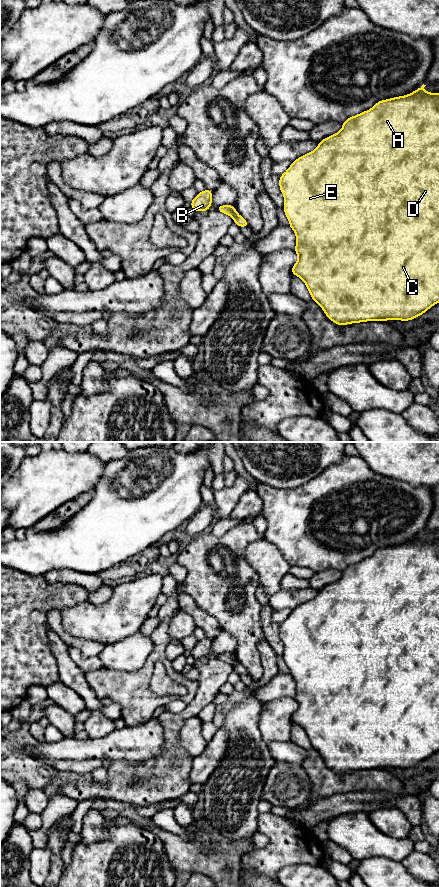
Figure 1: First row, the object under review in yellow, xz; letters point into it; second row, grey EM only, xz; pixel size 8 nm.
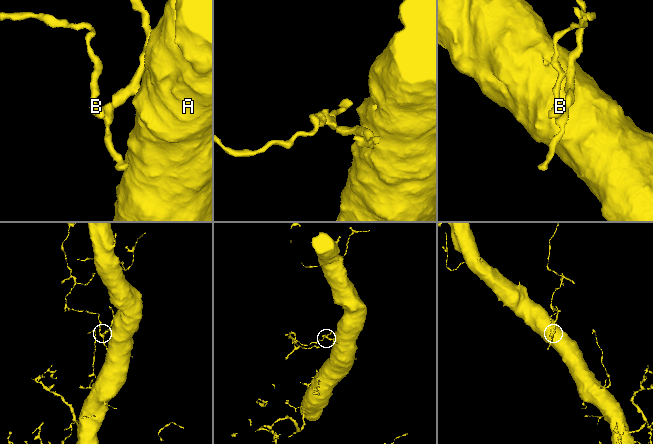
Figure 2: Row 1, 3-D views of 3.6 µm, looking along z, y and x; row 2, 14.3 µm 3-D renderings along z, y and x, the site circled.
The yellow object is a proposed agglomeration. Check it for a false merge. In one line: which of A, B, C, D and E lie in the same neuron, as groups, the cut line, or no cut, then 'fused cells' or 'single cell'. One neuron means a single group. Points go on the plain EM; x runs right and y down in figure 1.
groups A C D E / B; cut xz (238, 662), (233, 666); fused cells

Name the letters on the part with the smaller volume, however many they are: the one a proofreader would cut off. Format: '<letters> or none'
B

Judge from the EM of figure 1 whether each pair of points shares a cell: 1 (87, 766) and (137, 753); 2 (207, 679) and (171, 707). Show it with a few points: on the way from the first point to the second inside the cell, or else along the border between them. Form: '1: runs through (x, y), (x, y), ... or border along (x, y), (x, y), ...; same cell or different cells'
1: border along (78, 760), (98, 759), (101, 762); different cells
2: border along (187, 704), (179, 712), (165, 711); different cells

